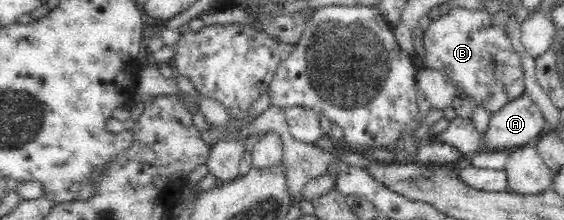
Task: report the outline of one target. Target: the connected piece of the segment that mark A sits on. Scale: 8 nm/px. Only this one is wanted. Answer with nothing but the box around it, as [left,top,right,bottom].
[480,92,548,150]

